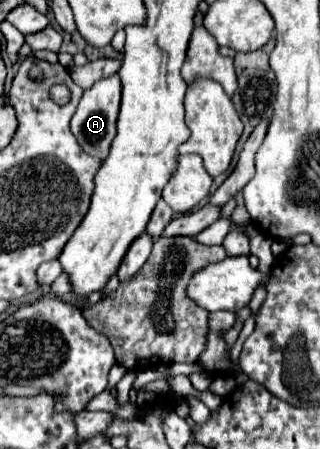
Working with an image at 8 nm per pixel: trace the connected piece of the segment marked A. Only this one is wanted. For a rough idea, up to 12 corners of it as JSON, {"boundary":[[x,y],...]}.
{"boundary":[[118,75],[84,91],[72,133],[104,161],[116,137]]}

